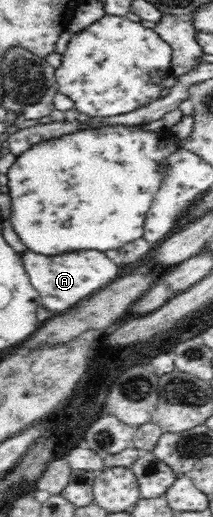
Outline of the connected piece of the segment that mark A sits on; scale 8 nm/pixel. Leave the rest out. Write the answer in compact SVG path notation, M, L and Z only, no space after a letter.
M25 251L22 257L24 268L30 277L30 282L37 289L41 307L63 313L76 306L81 299L97 293L105 285L113 283L119 277L119 260L111 261L105 253L69 252L59 257L39 257L33 252Z

